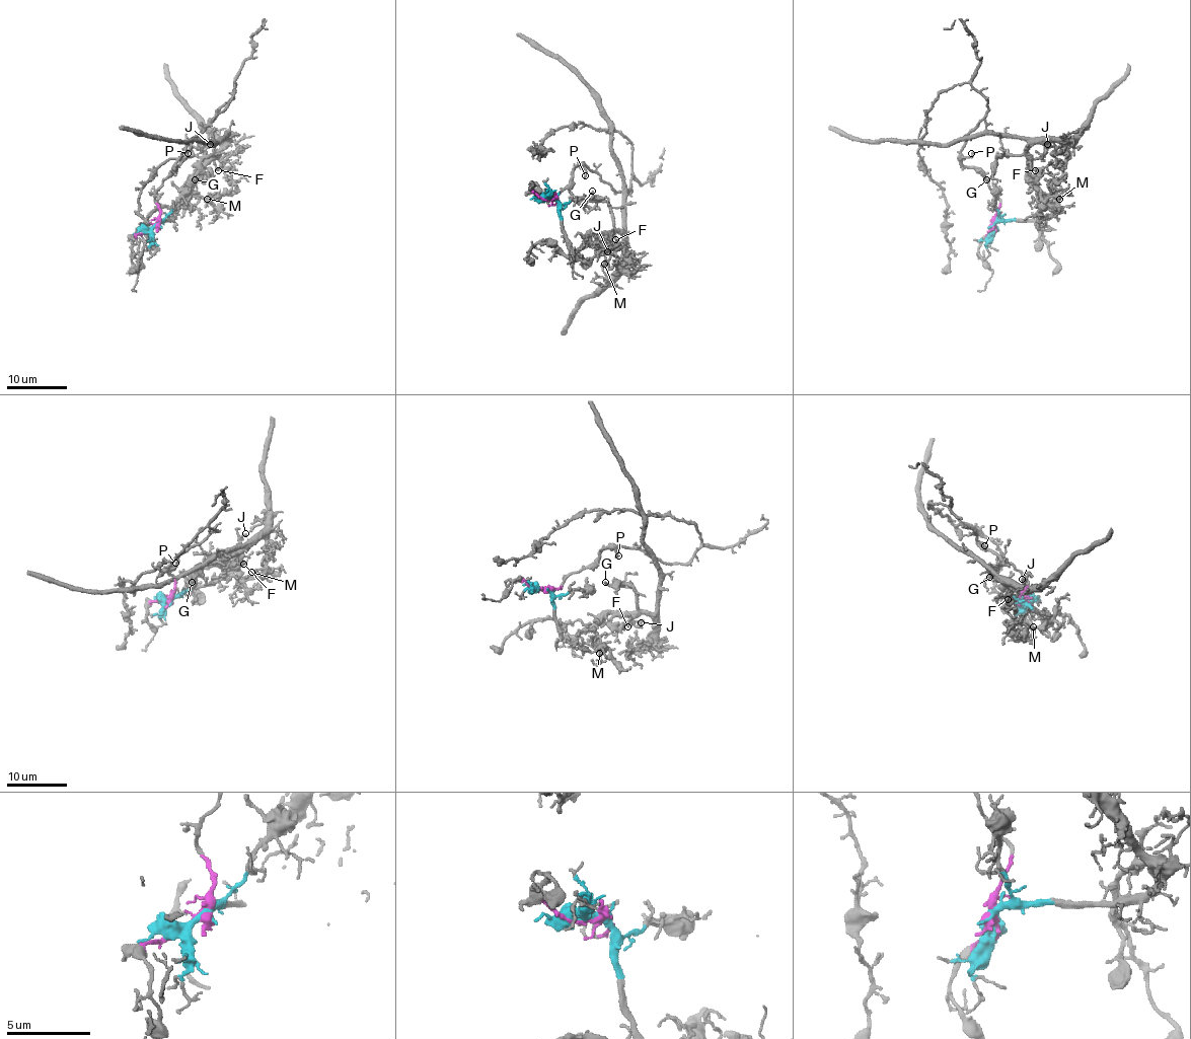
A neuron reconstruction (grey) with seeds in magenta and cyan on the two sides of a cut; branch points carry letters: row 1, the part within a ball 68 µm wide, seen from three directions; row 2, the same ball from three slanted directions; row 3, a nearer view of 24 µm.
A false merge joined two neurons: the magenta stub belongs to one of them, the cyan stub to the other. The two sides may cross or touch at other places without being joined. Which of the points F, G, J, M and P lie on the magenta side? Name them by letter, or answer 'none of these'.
P

